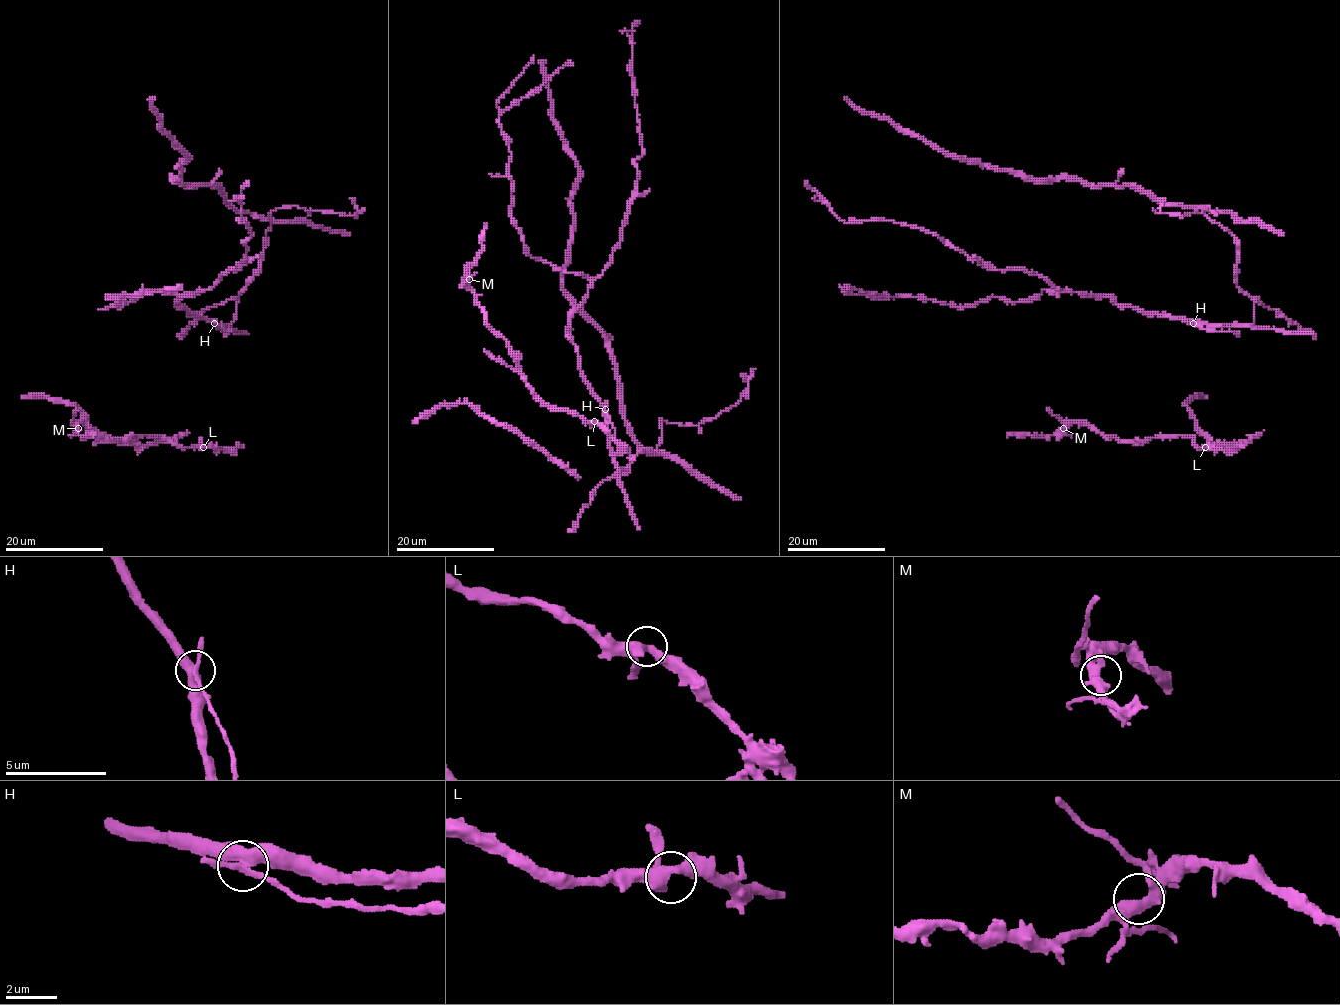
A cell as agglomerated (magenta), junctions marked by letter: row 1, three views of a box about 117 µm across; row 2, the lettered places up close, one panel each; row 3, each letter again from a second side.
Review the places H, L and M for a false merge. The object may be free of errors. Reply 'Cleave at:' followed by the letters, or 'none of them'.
Cleave at: H

